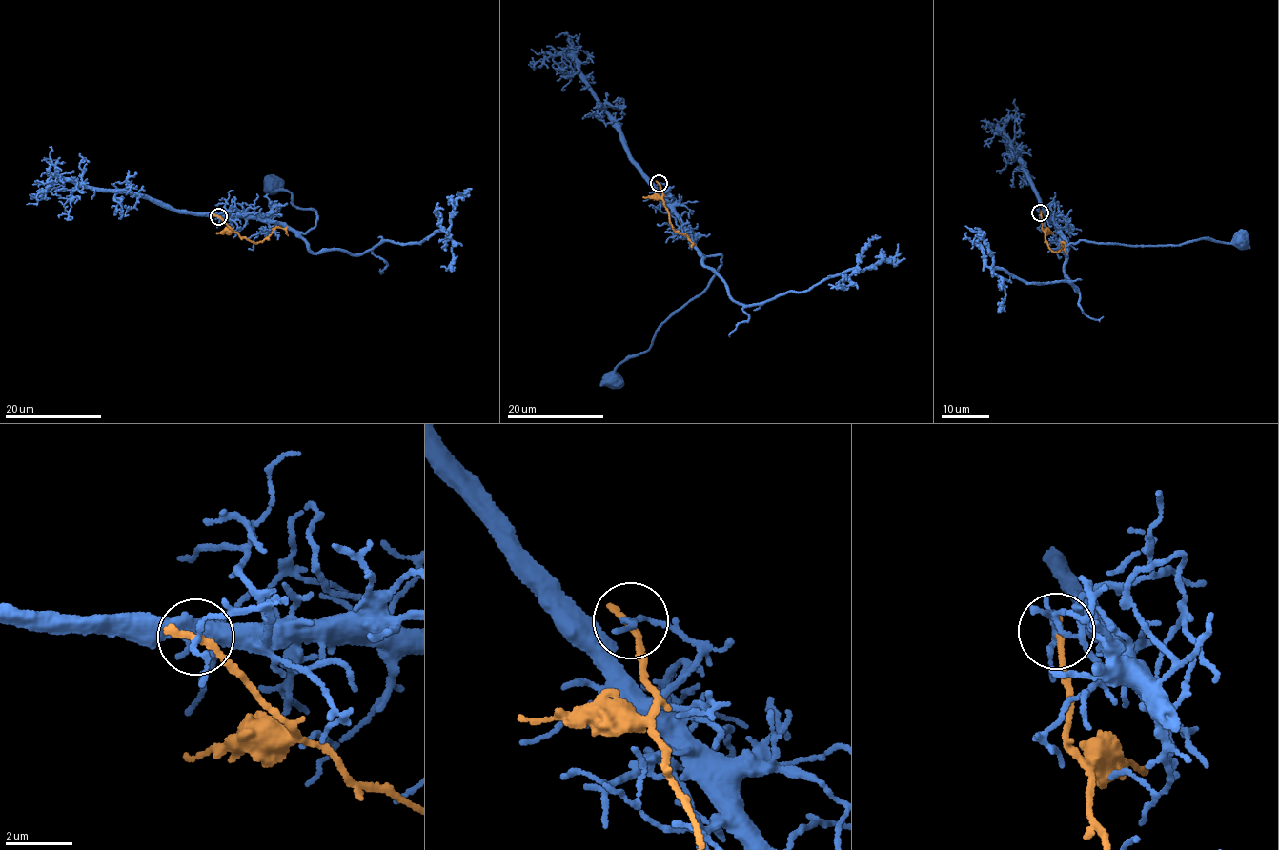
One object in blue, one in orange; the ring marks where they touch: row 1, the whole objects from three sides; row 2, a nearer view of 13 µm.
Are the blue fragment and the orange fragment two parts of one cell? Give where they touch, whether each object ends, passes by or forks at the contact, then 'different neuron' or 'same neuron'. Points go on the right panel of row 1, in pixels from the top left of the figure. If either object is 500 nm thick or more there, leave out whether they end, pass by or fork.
place (1040, 212); blue passes by; orange ends; different neuron

